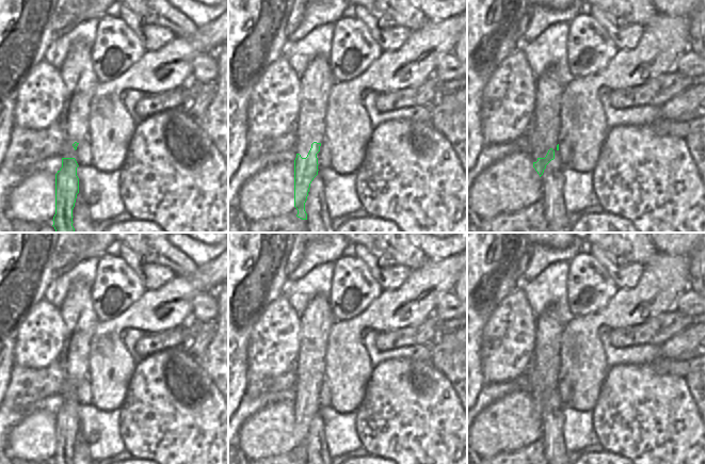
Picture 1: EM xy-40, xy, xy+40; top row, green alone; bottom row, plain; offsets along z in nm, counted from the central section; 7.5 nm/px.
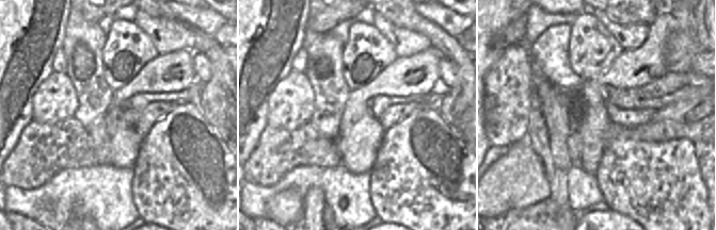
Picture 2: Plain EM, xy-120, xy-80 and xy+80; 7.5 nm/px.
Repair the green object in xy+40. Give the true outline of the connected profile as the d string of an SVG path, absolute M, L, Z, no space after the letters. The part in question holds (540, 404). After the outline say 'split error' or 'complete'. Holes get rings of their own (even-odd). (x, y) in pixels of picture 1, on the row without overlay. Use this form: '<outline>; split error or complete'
M551 307L537 316L535 325L535 370L526 373L534 382L537 400L533 406L540 414L545 407L561 407L559 398L559 374L561 373L561 336L565 330Z; split error

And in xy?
M317 294L301 315L301 338L296 355L294 385L294 446L296 455L307 459L307 435L310 422L318 414L318 393L324 380L326 342L335 317L328 297Z; split error

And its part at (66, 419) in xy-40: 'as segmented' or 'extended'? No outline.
extended

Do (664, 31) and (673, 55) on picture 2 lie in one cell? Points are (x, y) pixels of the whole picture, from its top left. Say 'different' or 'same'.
different

